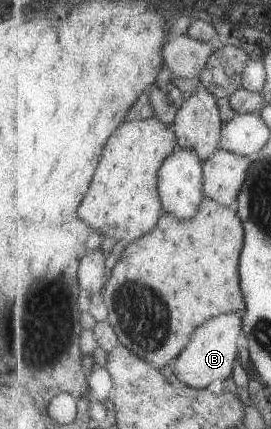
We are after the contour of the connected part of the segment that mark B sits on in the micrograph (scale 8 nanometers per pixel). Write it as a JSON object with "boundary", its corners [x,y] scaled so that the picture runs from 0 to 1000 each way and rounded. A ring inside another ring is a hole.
{"boundary":[[[823,730],[823,737],[775,741],[749,760],[738,760],[712,779],[694,811],[649,834],[638,858],[649,879],[683,897],[764,907],[797,904],[808,890],[860,876],[875,851],[875,825],[882,825],[875,793],[900,774],[893,739],[867,730]]]}

